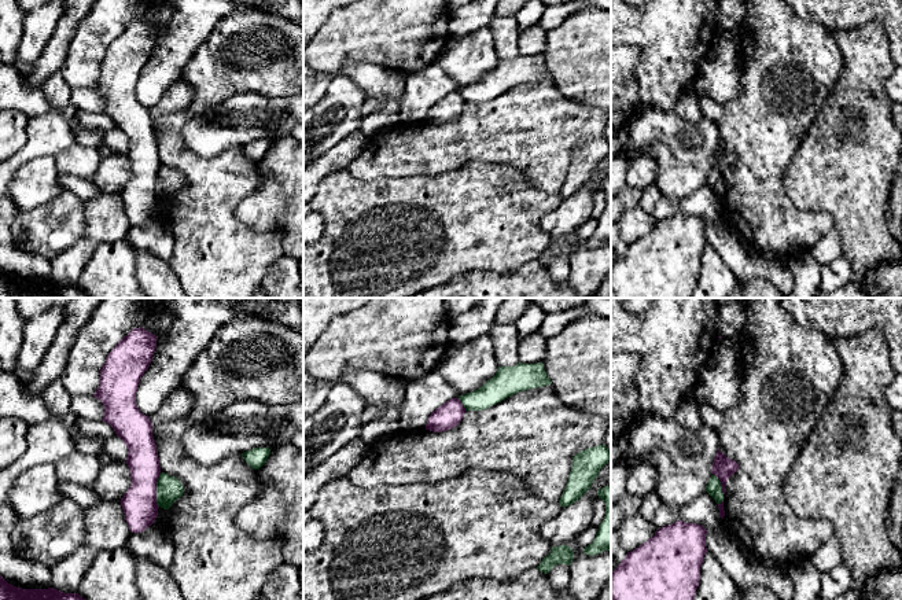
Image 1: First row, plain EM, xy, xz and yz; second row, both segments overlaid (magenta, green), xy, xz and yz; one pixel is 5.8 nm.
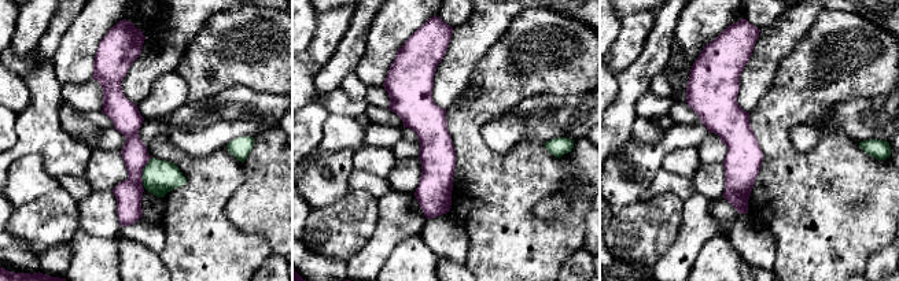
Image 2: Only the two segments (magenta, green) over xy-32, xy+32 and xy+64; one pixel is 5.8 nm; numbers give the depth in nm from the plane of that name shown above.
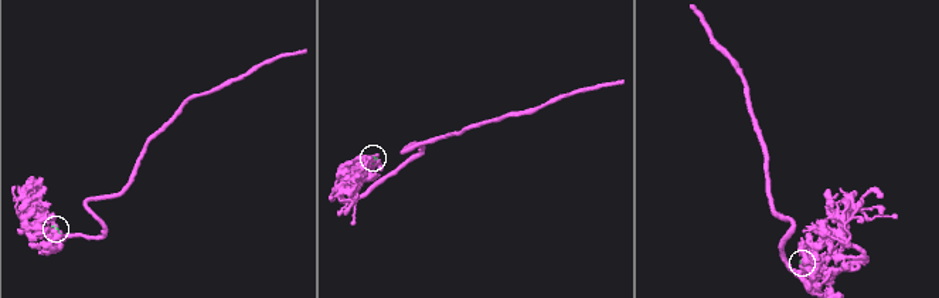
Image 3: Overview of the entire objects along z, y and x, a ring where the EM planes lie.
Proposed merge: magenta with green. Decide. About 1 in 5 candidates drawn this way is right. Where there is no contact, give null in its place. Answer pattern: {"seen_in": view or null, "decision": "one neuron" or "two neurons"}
{"seen_in": "xy", "decision": "two neurons"}

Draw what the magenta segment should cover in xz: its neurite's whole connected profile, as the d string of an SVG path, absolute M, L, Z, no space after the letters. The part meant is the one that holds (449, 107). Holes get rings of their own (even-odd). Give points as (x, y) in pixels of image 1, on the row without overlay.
M452 91L430 107L426 122L434 125L448 124L461 114L464 106L465 100L461 93L459 91Z

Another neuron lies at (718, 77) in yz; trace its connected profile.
M718 30L708 58L697 70L692 91L725 106L741 92L741 69L737 33Z

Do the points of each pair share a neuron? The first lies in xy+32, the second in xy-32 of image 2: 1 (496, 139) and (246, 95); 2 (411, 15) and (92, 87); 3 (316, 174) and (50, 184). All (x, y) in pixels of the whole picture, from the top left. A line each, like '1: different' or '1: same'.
1: same
2: different
3: same

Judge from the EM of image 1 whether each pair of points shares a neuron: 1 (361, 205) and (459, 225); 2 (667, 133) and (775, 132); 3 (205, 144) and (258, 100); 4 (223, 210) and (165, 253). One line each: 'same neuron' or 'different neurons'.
1: same neuron
2: different neurons
3: same neuron
4: different neurons

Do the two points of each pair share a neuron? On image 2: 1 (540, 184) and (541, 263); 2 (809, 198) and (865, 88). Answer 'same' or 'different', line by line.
1: same
2: same

